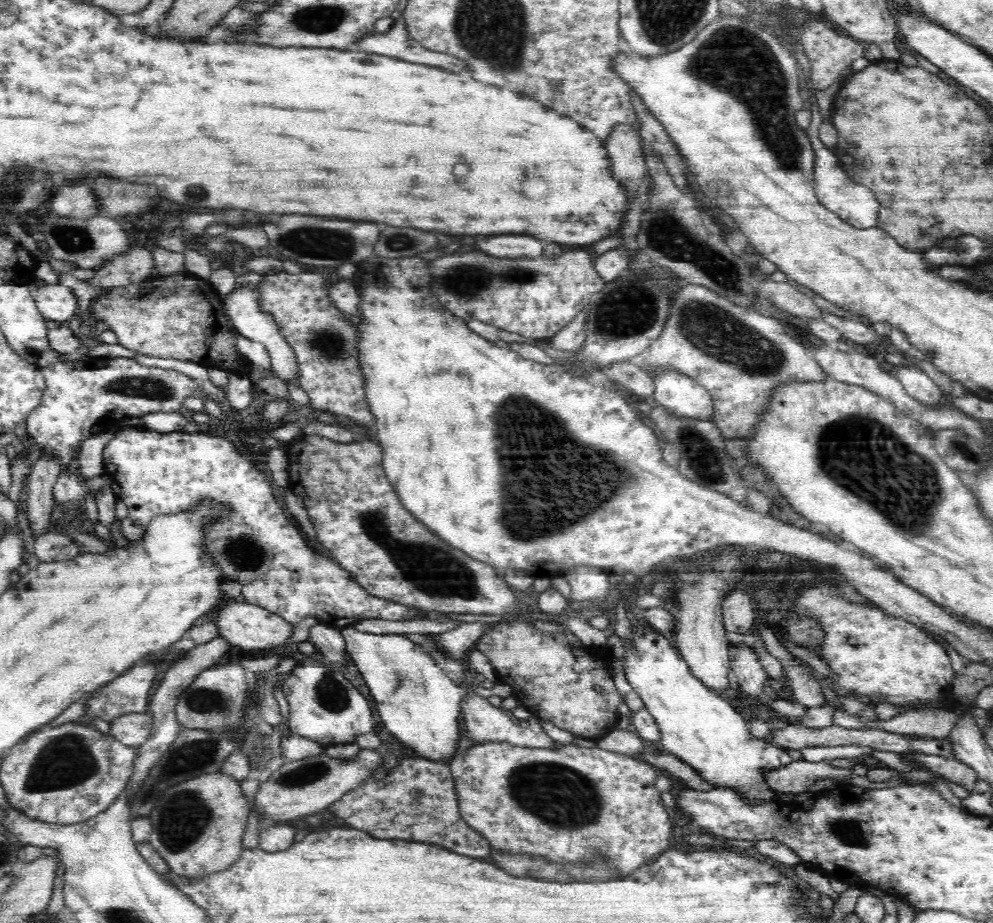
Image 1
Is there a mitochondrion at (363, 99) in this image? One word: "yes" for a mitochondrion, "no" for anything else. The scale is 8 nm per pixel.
no

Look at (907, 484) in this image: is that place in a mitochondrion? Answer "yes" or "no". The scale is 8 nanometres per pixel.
yes

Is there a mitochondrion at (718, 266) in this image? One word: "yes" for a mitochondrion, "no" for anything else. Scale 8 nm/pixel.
yes

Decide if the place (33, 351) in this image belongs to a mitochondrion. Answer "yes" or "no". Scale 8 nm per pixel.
yes

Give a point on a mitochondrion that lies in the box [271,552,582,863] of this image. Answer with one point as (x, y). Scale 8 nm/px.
(329, 693)

